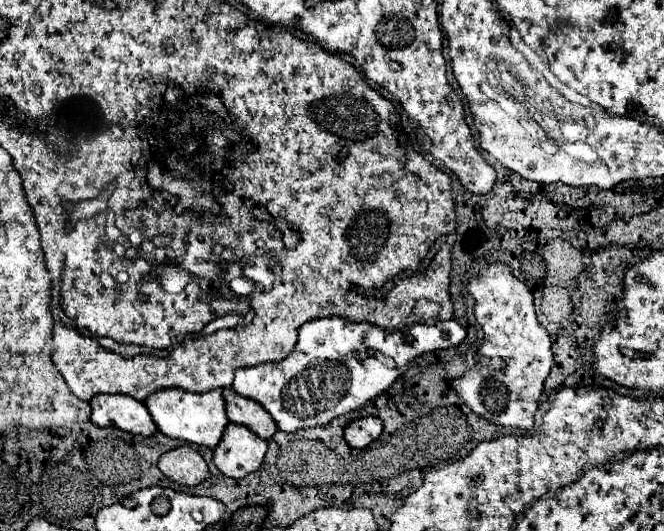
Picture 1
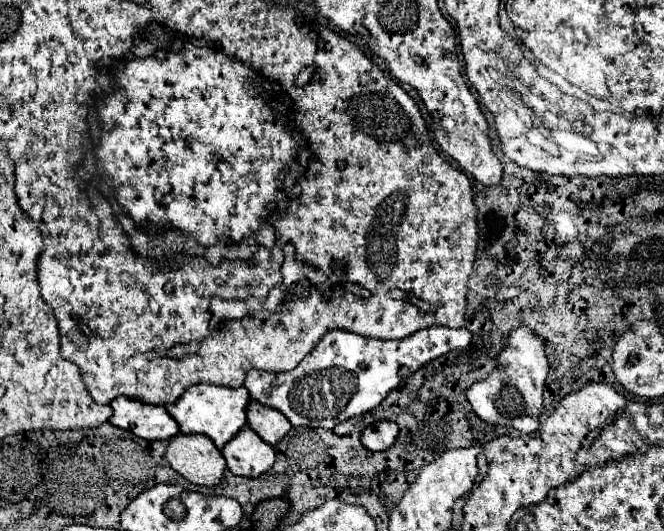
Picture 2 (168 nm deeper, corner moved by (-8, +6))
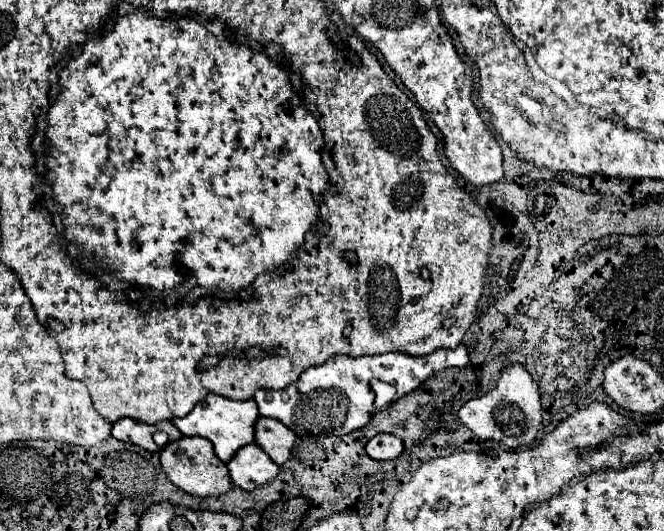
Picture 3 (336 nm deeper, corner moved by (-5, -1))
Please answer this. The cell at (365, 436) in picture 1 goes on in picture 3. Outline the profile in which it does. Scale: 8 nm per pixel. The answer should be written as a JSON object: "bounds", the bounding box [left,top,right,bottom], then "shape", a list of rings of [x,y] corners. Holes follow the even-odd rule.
{"bounds":[365,434,403,460],"shape":[[[379,434],[367,442],[365,450],[373,460],[391,460],[403,452],[403,442],[393,434]]]}

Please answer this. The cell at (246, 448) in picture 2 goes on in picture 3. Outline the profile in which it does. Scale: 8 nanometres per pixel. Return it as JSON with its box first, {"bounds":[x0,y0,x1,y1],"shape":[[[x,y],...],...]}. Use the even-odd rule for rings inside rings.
{"bounds":[227,444,279,490],"shape":[[[257,444],[239,448],[227,462],[227,468],[231,480],[243,490],[255,490],[257,486],[263,486],[271,482],[279,472],[279,466]]]}

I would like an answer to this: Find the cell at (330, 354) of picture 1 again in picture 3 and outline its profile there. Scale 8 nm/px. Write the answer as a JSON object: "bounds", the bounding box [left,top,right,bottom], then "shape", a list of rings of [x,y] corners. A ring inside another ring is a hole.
{"bounds":[253,344,469,436],"shape":[[[459,344],[453,350],[437,348],[429,356],[409,356],[401,352],[387,352],[379,356],[333,356],[331,360],[307,368],[297,382],[283,390],[257,390],[253,400],[259,406],[259,414],[275,418],[291,428],[295,434],[305,436],[343,436],[353,430],[359,430],[369,424],[371,416],[381,411],[375,405],[375,392],[371,387],[373,378],[390,384],[397,389],[397,398],[413,392],[425,382],[431,374],[445,370],[449,366],[465,366],[469,362],[465,344]]]}

